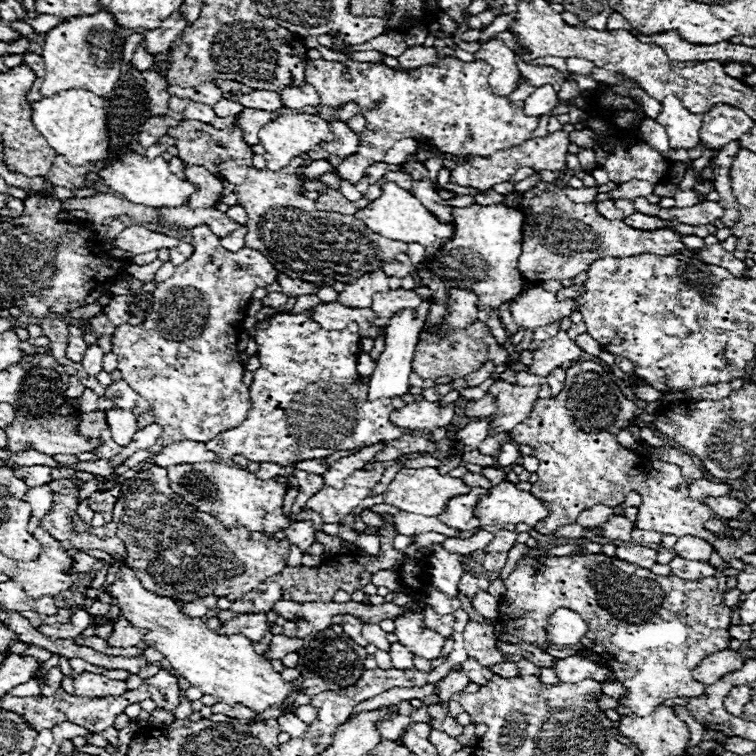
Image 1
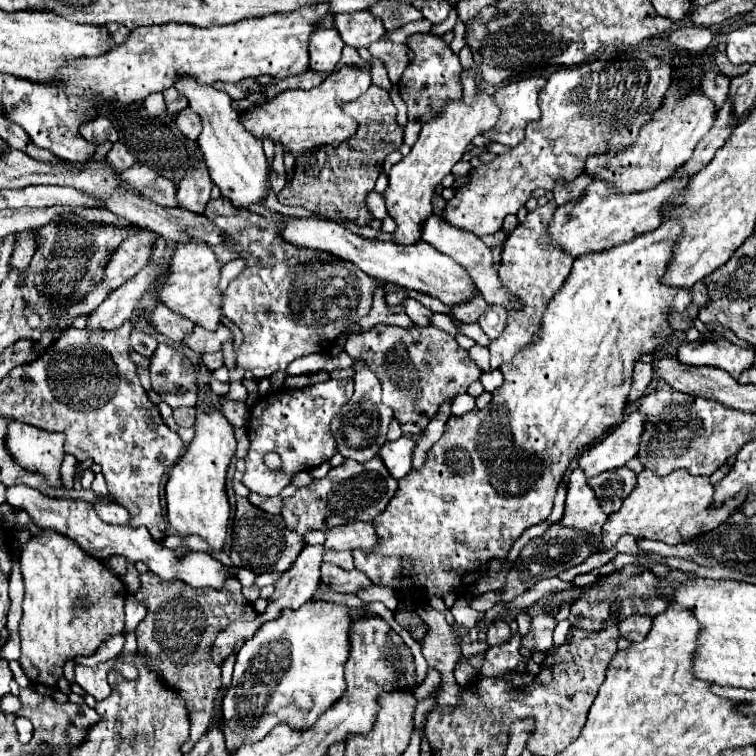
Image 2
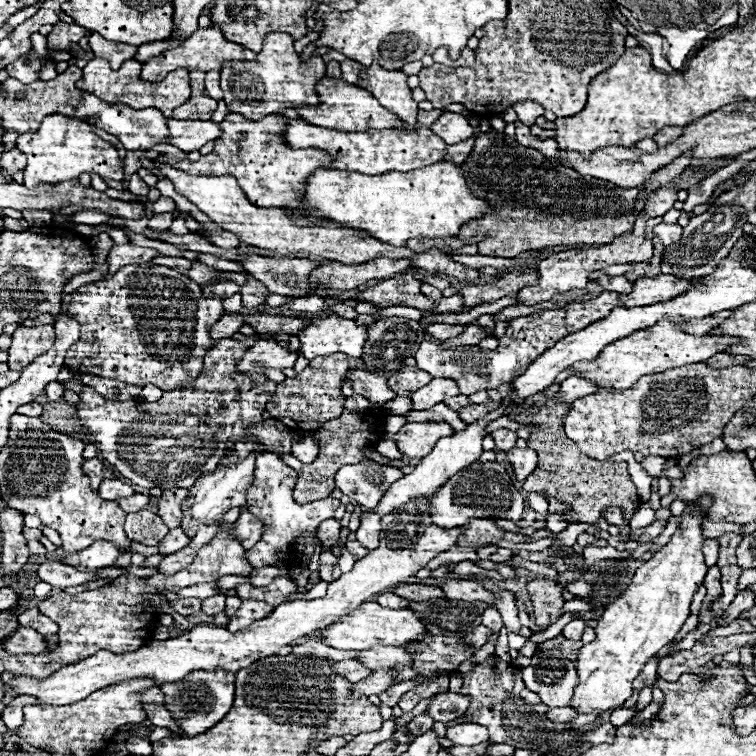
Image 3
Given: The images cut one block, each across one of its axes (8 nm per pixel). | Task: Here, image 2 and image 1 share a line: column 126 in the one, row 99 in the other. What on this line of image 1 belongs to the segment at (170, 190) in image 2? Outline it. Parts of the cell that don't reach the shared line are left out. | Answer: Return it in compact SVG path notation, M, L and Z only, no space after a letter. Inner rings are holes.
M170 96L170 110L182 114L186 120L212 122L216 118L212 106L208 106L208 104L194 104L192 100L178 100L176 96Z

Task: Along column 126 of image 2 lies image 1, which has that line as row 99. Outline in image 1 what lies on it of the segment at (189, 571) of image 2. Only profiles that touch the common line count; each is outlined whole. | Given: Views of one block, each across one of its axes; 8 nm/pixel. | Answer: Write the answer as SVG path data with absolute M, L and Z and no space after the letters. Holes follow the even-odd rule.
M544 84L544 86L536 88L530 98L526 98L524 112L526 112L526 116L542 116L560 104L564 104L564 102L558 98L556 90L550 84Z

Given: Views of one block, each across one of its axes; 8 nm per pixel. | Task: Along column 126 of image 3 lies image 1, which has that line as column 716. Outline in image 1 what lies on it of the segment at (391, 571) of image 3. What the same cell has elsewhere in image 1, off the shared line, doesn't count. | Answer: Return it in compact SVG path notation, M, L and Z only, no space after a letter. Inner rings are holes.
M722 650L722 652L714 652L708 658L704 658L694 670L692 670L692 678L696 682L702 682L706 686L714 684L716 680L720 680L724 674L734 672L738 668L742 668L744 658L740 652L734 650Z

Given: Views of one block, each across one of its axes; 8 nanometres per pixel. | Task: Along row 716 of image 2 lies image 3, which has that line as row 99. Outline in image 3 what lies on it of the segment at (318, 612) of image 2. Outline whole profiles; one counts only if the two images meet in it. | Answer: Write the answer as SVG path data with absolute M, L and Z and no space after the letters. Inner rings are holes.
M270 32L264 36L262 50L256 60L232 60L224 62L220 70L220 86L224 90L224 102L230 112L240 112L248 120L260 120L284 108L316 106L320 104L314 86L326 76L326 64L320 56L312 56L308 62L300 62L294 50L294 40L286 32Z

